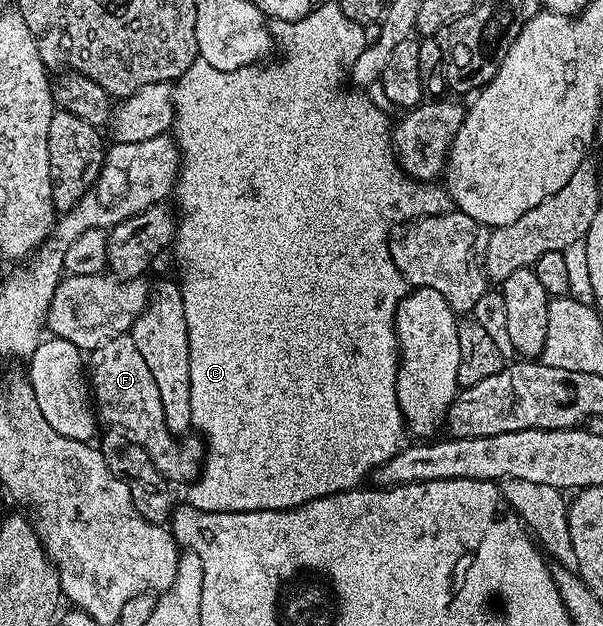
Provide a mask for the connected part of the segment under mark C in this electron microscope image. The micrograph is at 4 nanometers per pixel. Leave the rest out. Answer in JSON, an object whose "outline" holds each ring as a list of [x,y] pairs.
{"outline":[[[290,28],[290,60],[270,63],[225,72],[216,70],[216,66],[208,66],[208,62],[199,58],[173,85],[172,135],[182,153],[182,163],[172,193],[173,199],[178,199],[179,208],[172,253],[182,267],[180,287],[184,298],[184,322],[188,322],[192,425],[199,428],[197,431],[206,449],[202,475],[187,487],[190,489],[184,500],[196,510],[205,512],[284,510],[337,492],[348,492],[359,487],[365,476],[367,479],[375,468],[388,462],[388,458],[403,448],[408,433],[396,398],[398,335],[394,329],[394,315],[398,304],[408,294],[408,285],[394,265],[390,239],[395,230],[415,220],[455,211],[454,200],[445,187],[414,180],[402,171],[394,155],[392,120],[366,97],[365,91],[347,90],[346,100],[338,100],[338,96],[334,96],[330,88],[322,88],[318,80],[310,84],[310,60],[294,60],[294,28]]]}

